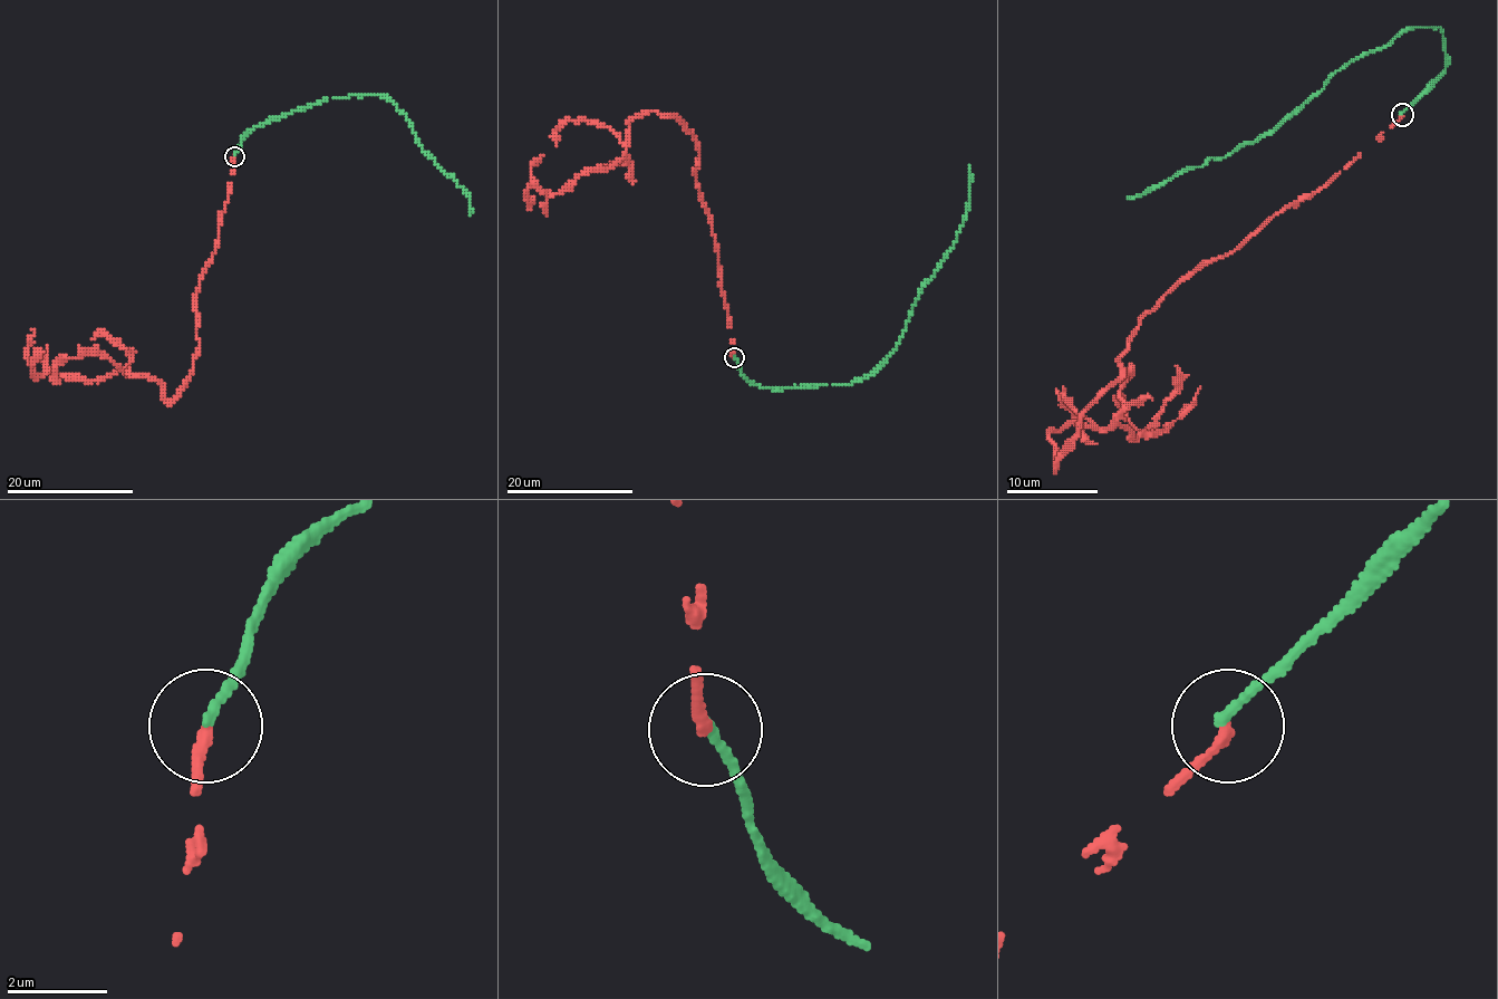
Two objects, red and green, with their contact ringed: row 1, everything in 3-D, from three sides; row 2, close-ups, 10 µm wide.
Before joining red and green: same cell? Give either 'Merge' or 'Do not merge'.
Do not merge

